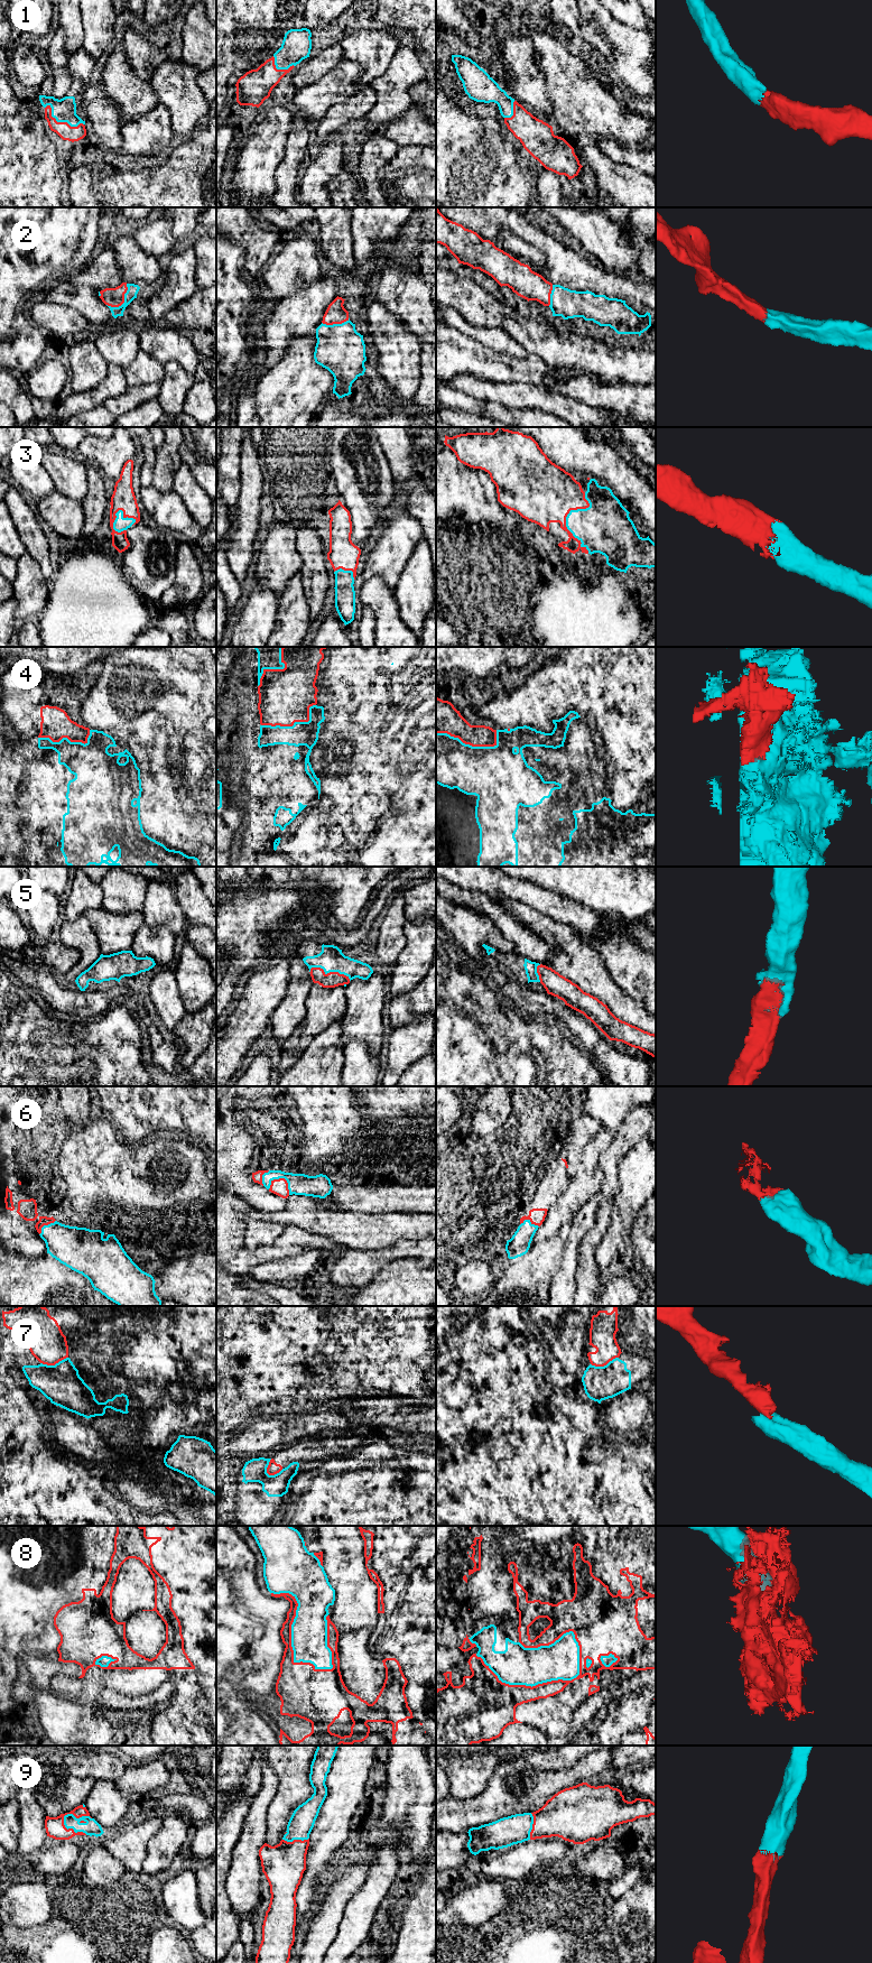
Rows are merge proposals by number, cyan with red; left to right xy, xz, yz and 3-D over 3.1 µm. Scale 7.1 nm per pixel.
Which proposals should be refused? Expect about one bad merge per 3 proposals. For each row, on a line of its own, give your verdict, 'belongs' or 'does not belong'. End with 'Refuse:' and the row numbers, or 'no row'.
1: belongs
2: belongs
3: belongs
4: does not belong
5: belongs
6: belongs
7: does not belong
8: does not belong
9: belongs
Refuse: 4, 7, 8

